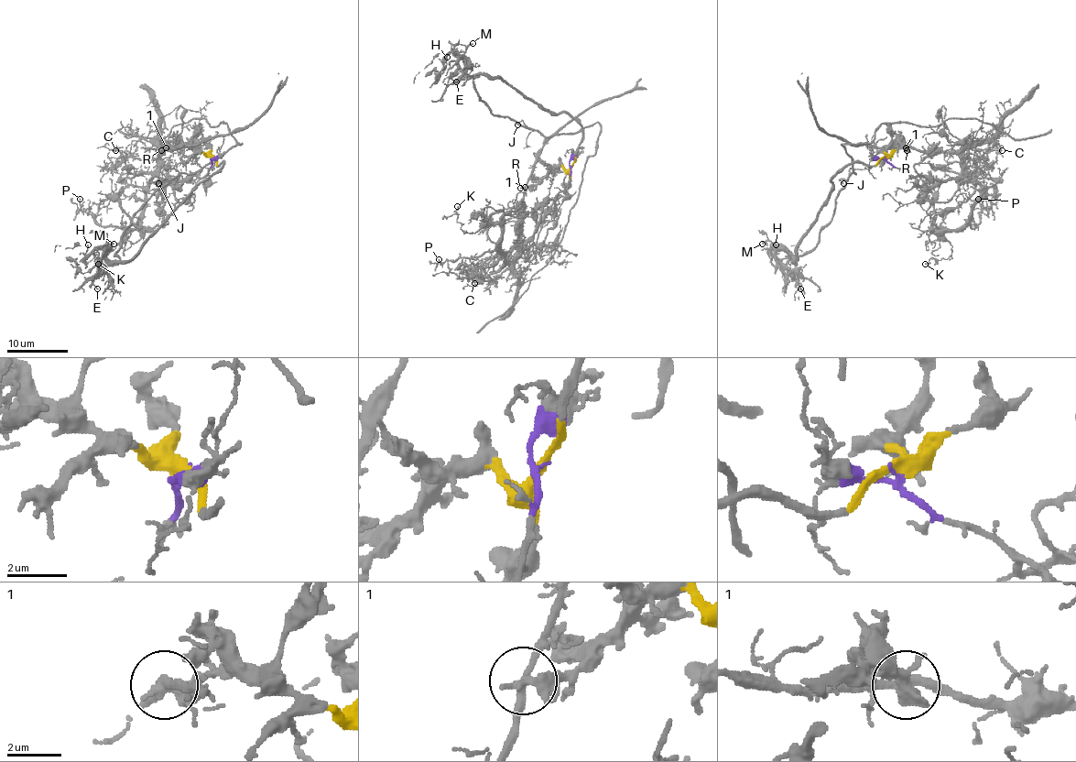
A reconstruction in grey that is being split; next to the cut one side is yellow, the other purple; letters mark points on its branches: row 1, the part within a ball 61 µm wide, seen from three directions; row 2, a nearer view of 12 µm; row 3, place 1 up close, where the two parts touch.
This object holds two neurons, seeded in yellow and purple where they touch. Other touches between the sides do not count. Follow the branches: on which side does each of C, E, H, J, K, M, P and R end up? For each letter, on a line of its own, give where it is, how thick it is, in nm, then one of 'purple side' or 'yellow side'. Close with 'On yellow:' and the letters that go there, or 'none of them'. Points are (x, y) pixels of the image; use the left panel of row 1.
C: at (115, 150); 130 nm thick; purple side
E: at (97, 288); 150 nm thick; yellow side
H: at (88, 244); 110 nm thick; yellow side
J: at (158, 183); 120 nm thick; yellow side
K: at (98, 264); 140 nm thick; purple side
M: at (114, 244); 160 nm thick; yellow side
P: at (80, 199); 100 nm thick; purple side
R: at (161, 150); 200 nm thick; yellow side
On yellow: E, H, J, M, R

